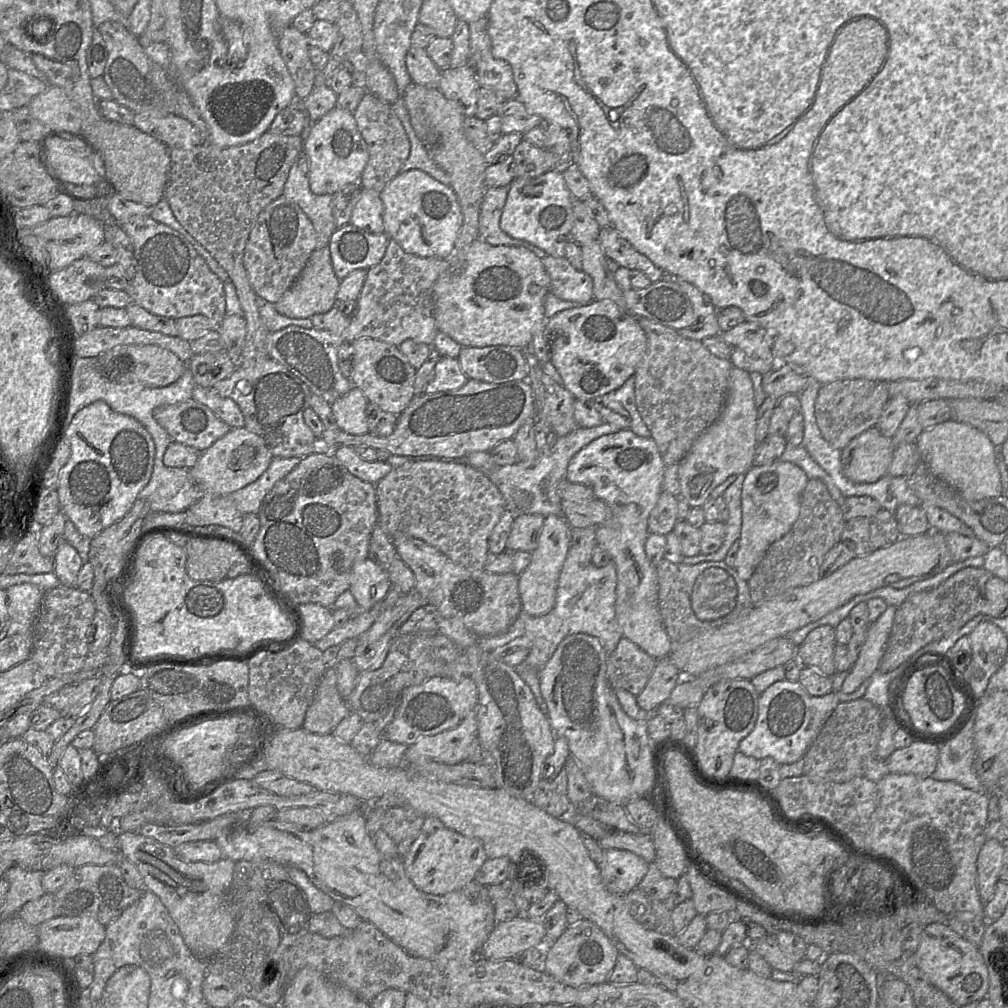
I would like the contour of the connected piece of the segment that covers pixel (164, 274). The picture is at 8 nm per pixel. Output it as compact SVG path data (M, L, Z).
M133 216L121 226L134 246L136 274L128 282L126 288L126 292L131 296L133 303L152 314L173 320L200 314L213 320L218 325L221 324L226 311L224 283L210 270L205 260L185 237L172 228L155 221L151 216Z

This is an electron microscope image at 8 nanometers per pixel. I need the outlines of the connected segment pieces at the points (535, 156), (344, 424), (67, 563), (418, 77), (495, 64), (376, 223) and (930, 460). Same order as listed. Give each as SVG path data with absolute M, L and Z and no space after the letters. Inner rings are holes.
M522 140L513 153L515 179L537 178L551 169L551 153Z
M352 387L346 394L331 403L332 413L341 431L362 435L368 432L365 415L368 400L363 392Z
M63 538L53 556L53 571L60 584L66 587L76 587L78 573L83 564L84 554L80 554Z
M411 46L405 63L412 82L425 87L437 87L441 70L428 57L425 49Z
M491 50L482 52L474 69L480 87L495 91L505 100L517 97L517 86L510 65L503 60L495 59Z
M361 188L350 223L371 233L384 233L383 203L380 193Z
M949 420L923 431L915 443L932 474L956 489L965 500L974 502L1002 496L999 449L980 430Z

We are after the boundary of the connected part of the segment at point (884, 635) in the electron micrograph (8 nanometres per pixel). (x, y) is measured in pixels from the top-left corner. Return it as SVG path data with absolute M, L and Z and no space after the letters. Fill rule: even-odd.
M888 605L881 616L875 622L870 623L858 659L851 666L849 674L842 683L842 693L855 692L866 679L871 678L877 671L886 650L896 609L894 606Z

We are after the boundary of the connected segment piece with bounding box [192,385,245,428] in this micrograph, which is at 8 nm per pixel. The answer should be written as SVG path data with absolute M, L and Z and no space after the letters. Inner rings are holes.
M195 385L192 398L208 406L219 419L231 428L245 426L243 414L237 403L230 398L221 397L212 388Z

